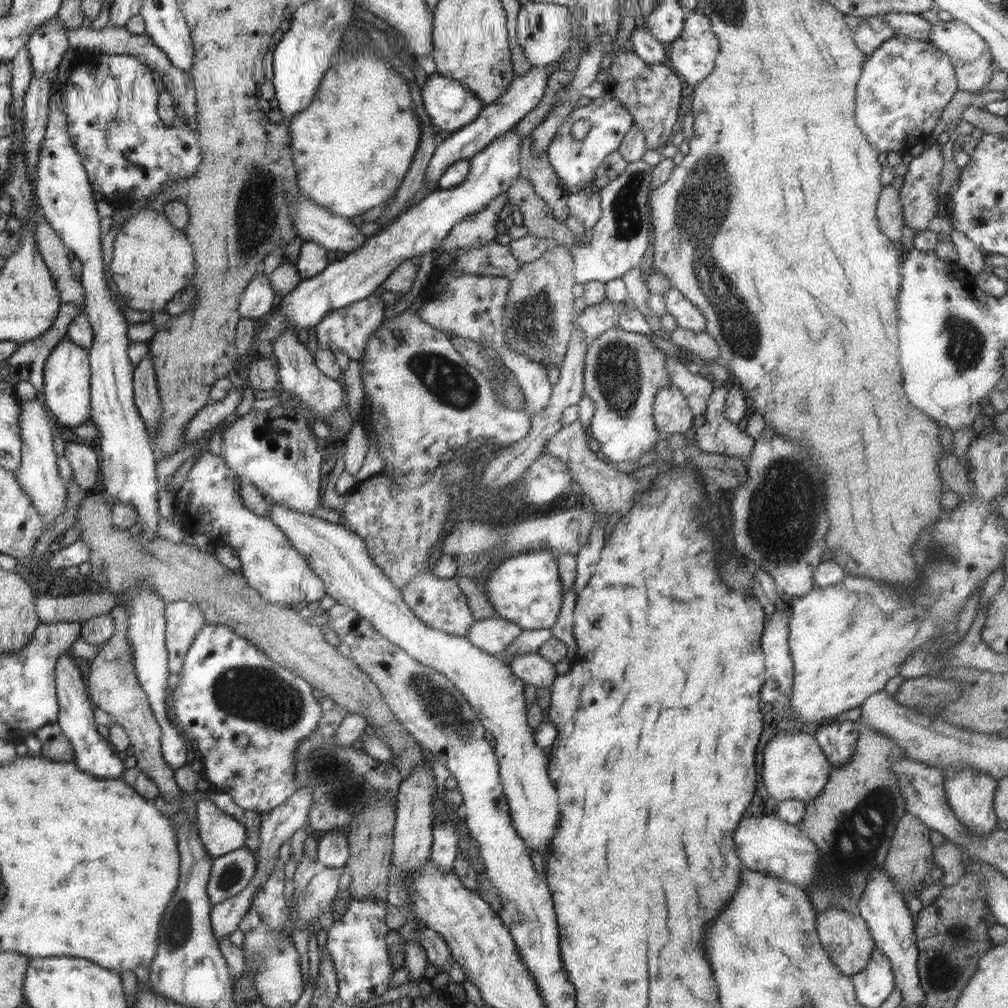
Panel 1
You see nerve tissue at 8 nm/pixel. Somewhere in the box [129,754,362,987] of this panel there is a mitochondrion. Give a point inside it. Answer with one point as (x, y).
(178, 931)

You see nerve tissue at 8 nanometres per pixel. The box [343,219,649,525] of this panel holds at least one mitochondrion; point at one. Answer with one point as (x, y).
(617, 371)

